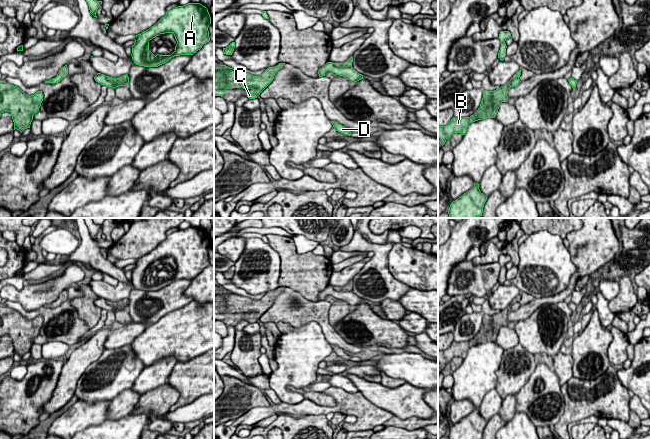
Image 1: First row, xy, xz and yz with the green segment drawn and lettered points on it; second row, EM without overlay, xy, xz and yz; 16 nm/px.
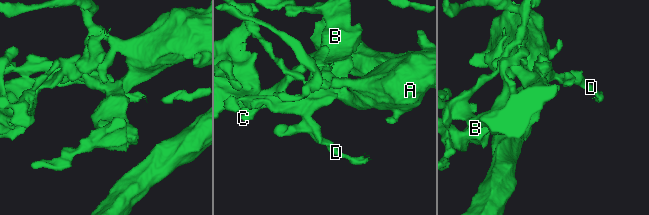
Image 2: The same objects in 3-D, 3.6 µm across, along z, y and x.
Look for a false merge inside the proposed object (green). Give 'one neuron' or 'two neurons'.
two neurons

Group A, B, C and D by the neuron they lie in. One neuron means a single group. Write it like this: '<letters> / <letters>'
A / B C D

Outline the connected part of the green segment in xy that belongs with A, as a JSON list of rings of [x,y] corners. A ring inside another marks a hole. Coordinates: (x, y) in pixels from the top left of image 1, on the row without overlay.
[[[188,227],[183,230],[178,230],[166,236],[154,250],[148,254],[133,260],[135,267],[132,271],[132,284],[136,289],[144,291],[158,291],[168,286],[174,280],[193,279],[202,272],[204,268],[210,265],[208,251],[211,248],[211,241],[208,233],[200,227]],[[173,257],[177,268],[175,275],[171,279],[156,280],[149,274],[149,265],[159,260],[160,258]]]

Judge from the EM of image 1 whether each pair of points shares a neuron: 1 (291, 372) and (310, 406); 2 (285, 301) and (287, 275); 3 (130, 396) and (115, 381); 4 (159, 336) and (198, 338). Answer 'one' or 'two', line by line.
1: two
2: two
3: two
4: one

